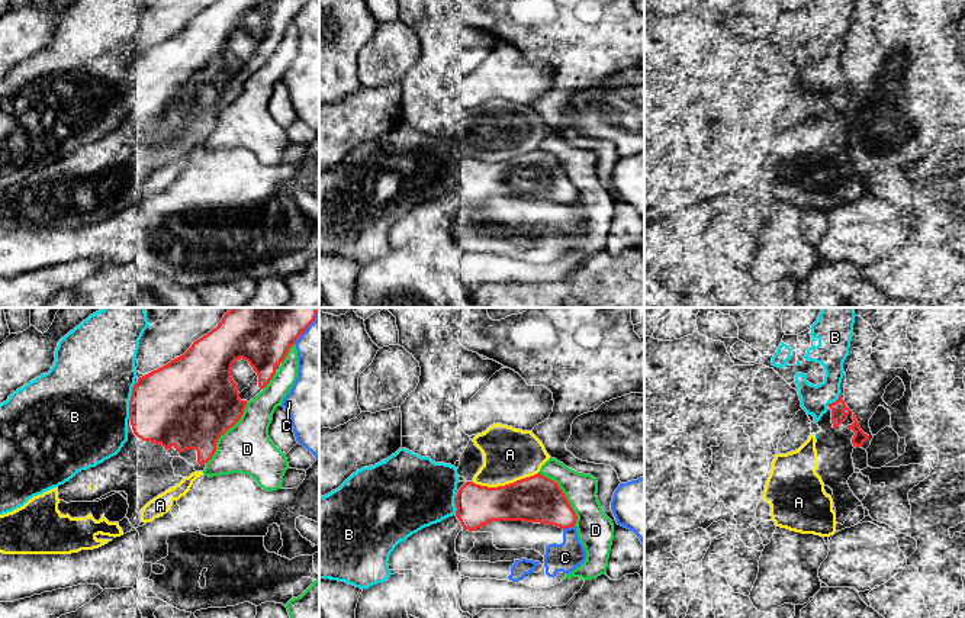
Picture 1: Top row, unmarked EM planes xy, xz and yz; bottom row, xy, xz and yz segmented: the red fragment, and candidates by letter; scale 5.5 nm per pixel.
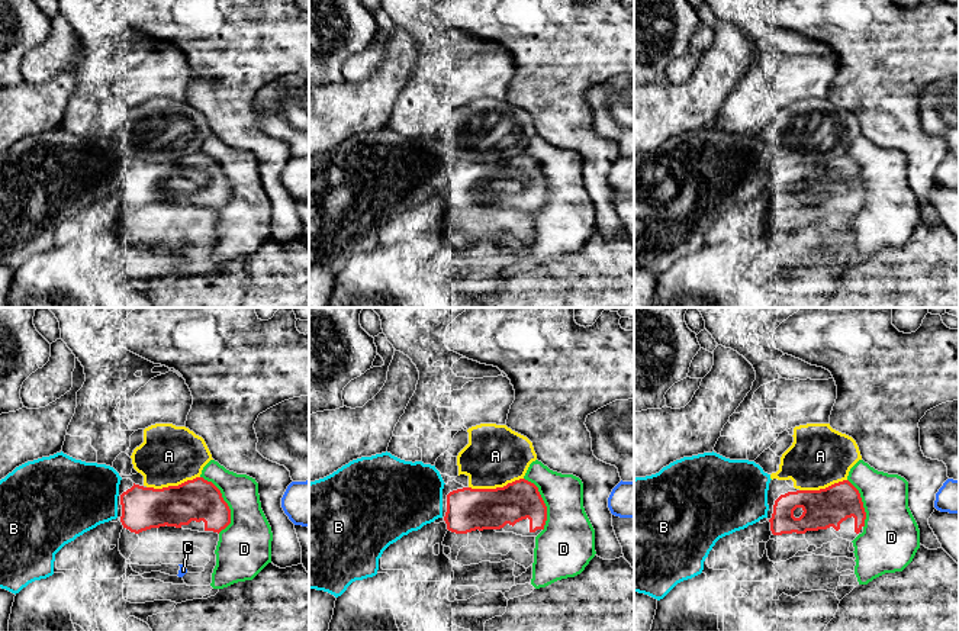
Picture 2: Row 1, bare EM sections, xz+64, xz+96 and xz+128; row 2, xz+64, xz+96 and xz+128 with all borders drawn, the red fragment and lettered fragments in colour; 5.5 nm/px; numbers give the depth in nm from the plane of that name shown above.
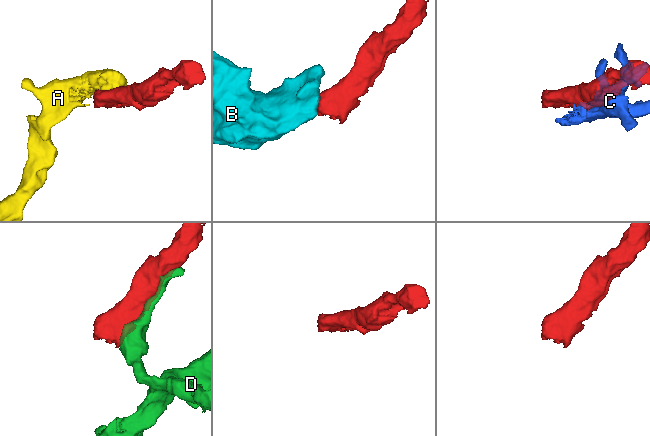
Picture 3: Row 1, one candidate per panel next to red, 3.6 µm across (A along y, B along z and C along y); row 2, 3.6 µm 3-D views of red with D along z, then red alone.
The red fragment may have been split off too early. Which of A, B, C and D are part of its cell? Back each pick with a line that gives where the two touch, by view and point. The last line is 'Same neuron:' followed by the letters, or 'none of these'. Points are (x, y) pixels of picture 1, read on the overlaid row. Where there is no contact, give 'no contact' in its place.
Same neuron: none of these

